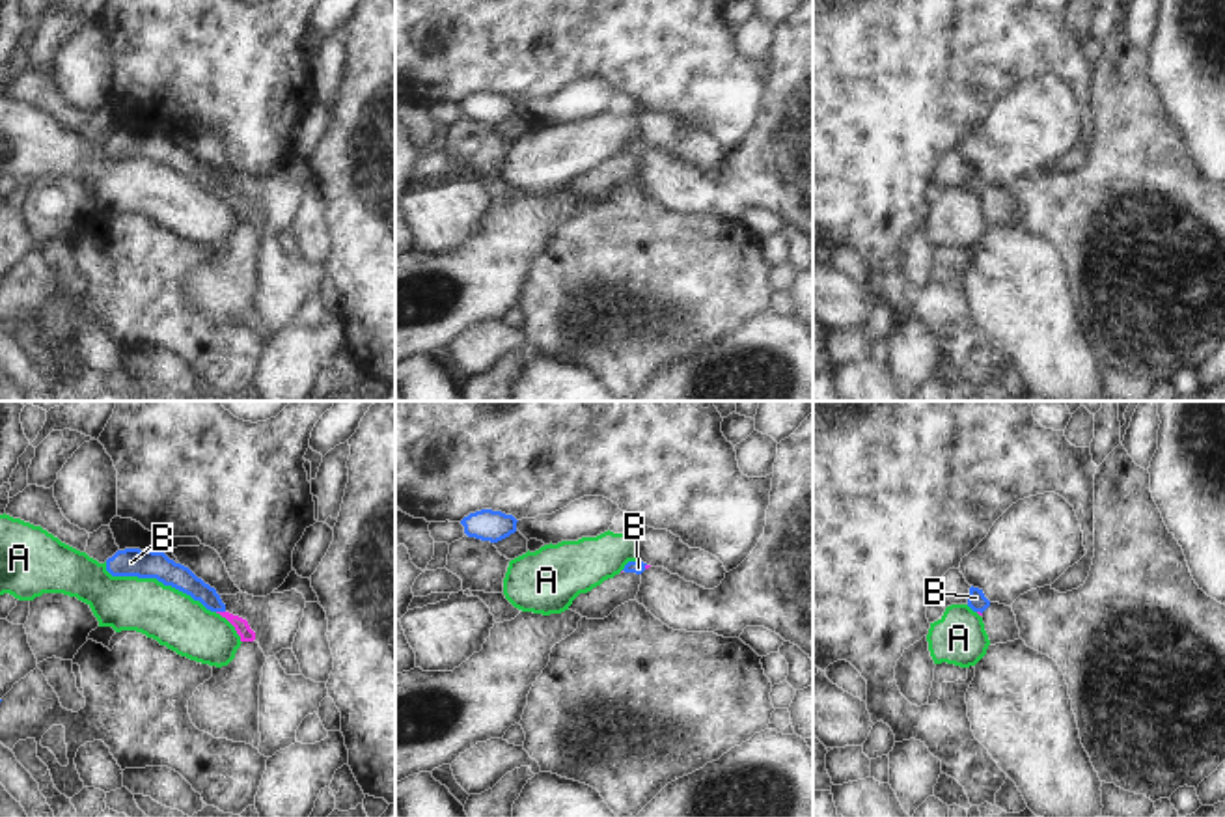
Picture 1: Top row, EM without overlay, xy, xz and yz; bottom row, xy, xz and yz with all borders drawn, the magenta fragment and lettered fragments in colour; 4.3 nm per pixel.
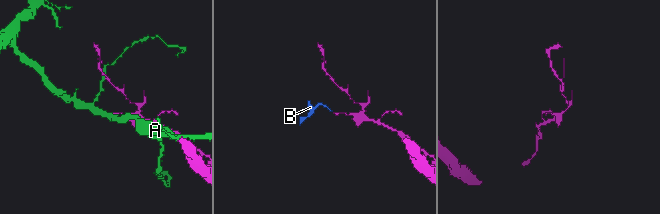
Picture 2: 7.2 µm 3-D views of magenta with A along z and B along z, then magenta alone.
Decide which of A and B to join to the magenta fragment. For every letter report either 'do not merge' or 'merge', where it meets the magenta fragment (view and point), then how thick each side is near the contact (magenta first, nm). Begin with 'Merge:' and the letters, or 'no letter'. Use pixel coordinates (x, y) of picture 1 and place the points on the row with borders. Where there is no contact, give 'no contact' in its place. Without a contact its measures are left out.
Merge: B
A: do not merge; meets magenta in xy at (232, 623); 70 nm thick on the magenta side, 240 nm on the other
B: merge; meets magenta in xy at (220, 612); 70 nm thick on the magenta side, 110 nm on the other

